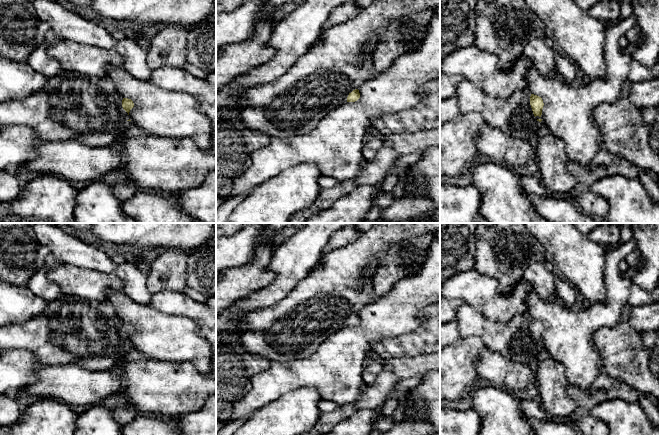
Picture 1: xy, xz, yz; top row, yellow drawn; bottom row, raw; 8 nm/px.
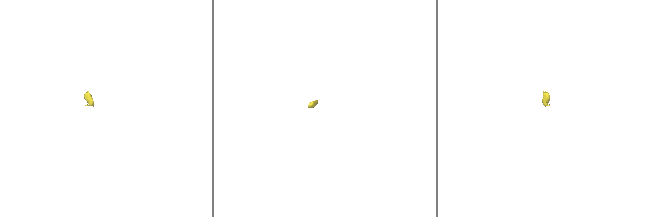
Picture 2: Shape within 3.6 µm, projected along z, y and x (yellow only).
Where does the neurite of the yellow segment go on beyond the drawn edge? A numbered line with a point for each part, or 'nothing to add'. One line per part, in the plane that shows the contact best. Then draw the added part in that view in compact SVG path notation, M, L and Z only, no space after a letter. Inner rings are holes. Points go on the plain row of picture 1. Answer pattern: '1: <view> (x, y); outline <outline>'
1: yz (513, 339); outline M464 303L458 307L455 318L458 322L460 338L478 337L485 348L498 352L511 361L534 368L539 364L537 357L544 350L544 346L539 346L541 341L535 341L533 338L530 329L531 316L527 311L515 315L507 322L494 322L483 317L472 306Z

